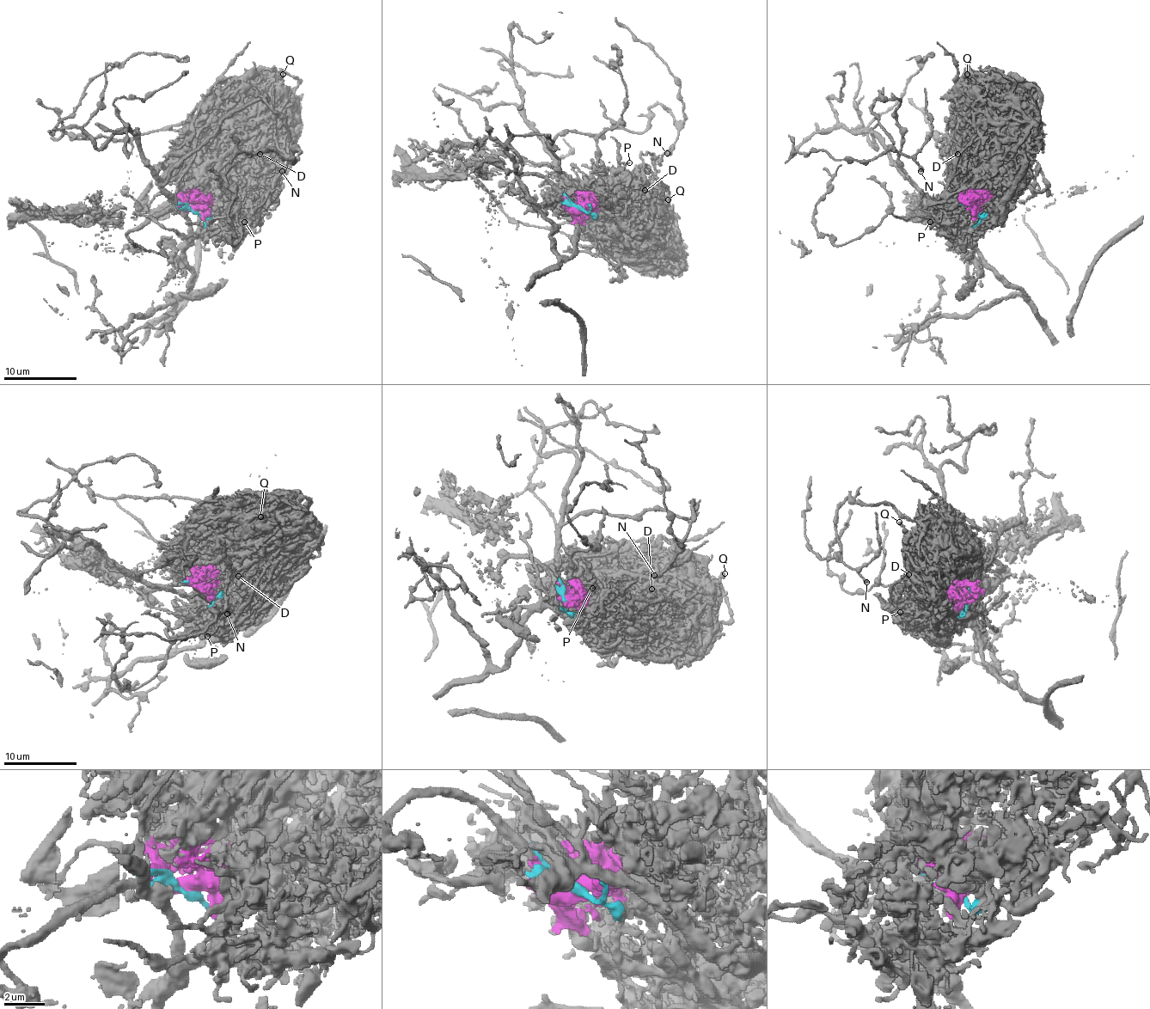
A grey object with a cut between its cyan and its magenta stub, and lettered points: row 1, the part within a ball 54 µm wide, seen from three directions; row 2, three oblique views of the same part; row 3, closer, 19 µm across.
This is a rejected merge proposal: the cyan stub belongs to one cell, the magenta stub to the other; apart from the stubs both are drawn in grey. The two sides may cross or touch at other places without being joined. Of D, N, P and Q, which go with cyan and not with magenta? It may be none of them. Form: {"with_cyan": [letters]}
{"with_cyan": ["N"]}

